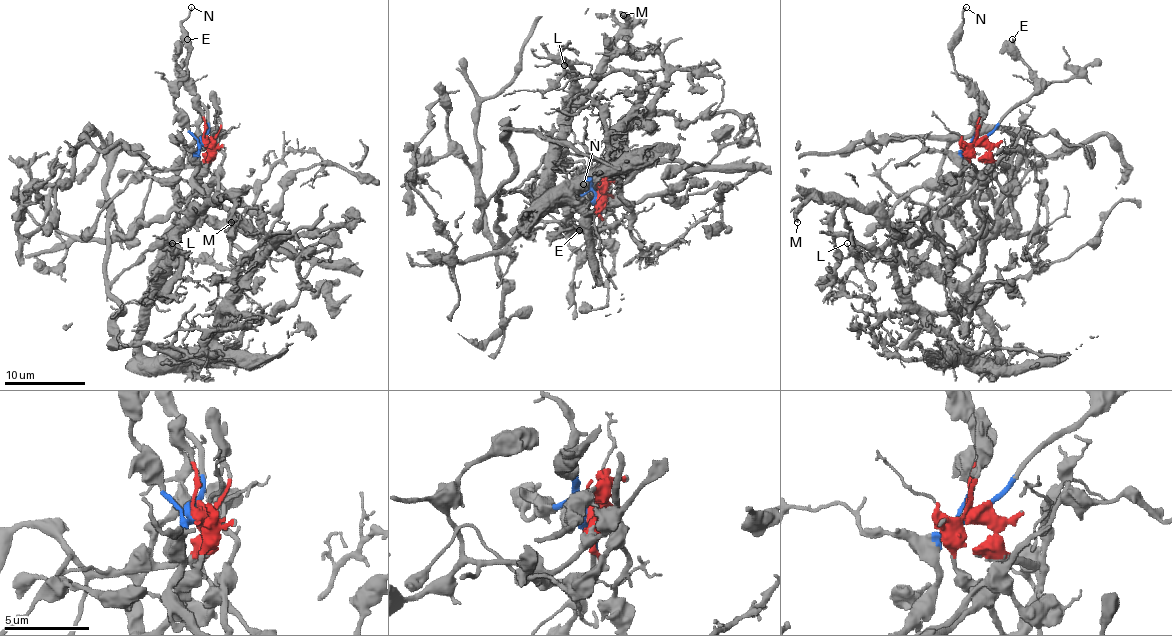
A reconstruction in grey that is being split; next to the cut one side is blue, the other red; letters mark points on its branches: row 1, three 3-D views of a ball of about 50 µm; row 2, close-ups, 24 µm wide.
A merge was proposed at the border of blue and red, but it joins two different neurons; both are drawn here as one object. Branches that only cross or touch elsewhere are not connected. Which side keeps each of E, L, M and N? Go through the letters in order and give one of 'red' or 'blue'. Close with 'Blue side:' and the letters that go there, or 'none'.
E: blue
L: red
M: red
N: blue
Blue side: E, N

